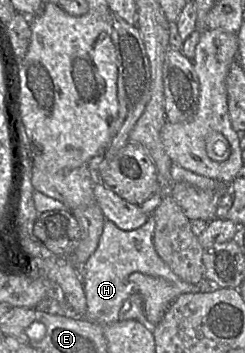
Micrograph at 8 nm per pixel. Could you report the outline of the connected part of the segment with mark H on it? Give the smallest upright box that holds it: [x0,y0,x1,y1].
[35,214,220,325]

